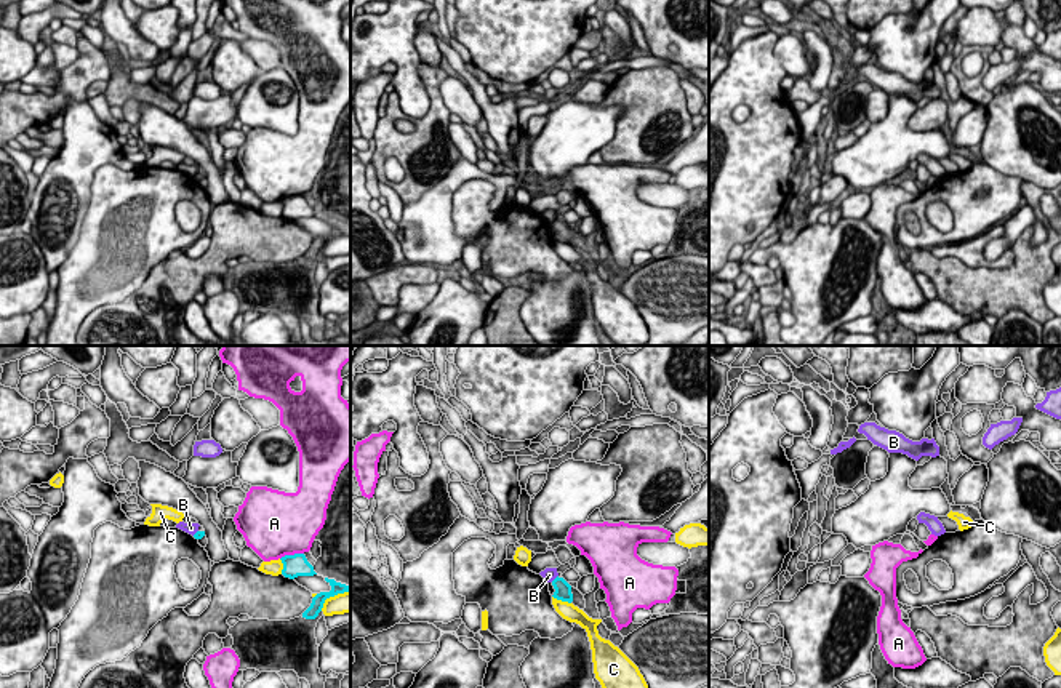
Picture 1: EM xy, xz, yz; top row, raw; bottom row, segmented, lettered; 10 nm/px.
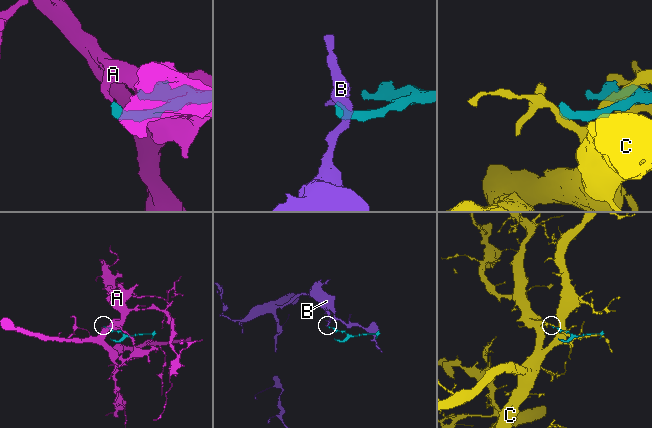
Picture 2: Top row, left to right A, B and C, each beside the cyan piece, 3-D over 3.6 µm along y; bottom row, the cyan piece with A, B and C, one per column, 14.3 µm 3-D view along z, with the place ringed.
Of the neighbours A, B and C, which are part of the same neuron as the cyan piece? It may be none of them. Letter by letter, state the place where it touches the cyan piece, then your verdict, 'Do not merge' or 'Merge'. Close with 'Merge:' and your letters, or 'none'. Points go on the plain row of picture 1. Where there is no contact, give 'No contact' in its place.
A: Touches cyan at xy (292, 197). Do not merge
B: Touches cyan at xz (556, 220). Do not merge
C: Touches cyan at xz (562, 242). Do not merge
Merge: none

